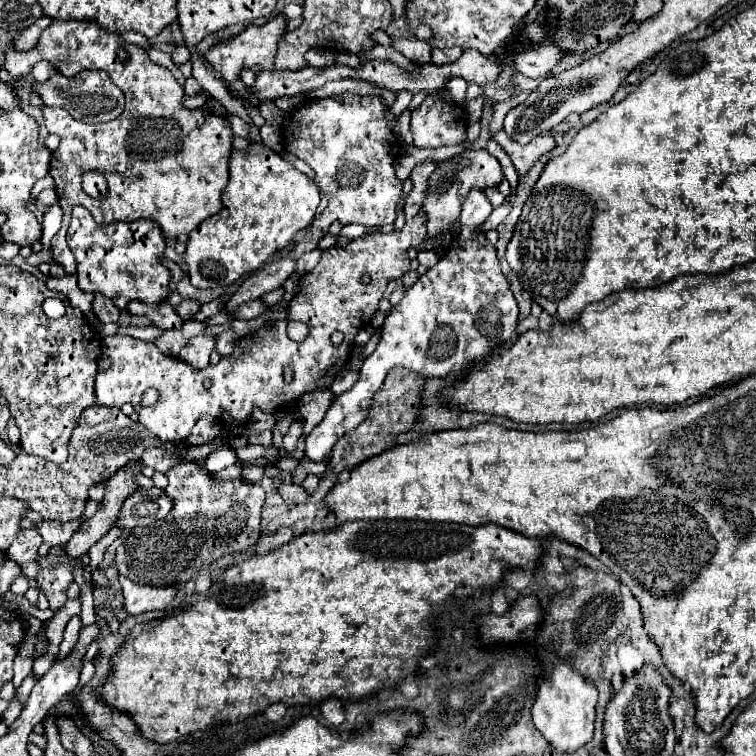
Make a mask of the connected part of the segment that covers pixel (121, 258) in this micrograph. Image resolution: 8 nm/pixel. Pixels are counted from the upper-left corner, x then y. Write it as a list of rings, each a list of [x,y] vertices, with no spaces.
[[[75,206],[71,225],[67,231],[67,245],[77,259],[79,287],[89,293],[103,293],[113,299],[119,309],[125,309],[131,299],[145,303],[161,303],[169,295],[171,273],[159,263],[165,251],[165,237],[155,221],[117,221],[115,225],[99,225],[91,213],[82,206]]]

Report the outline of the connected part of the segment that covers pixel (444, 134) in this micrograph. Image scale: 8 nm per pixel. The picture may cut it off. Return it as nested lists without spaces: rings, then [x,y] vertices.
[[[429,93],[427,99],[411,113],[411,133],[417,147],[443,147],[465,141],[467,113],[463,107],[443,101],[437,93]]]

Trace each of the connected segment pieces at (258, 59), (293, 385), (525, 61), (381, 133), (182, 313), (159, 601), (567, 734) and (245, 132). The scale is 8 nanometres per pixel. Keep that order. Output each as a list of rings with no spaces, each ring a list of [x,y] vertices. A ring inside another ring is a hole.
[[[281,13],[281,15],[273,17],[269,23],[265,23],[265,25],[249,25],[249,27],[245,27],[239,35],[235,35],[233,39],[215,45],[213,49],[209,49],[209,51],[205,53],[205,59],[207,59],[207,61],[213,65],[213,69],[217,69],[227,81],[239,79],[241,67],[249,67],[249,69],[253,69],[253,71],[273,69],[273,59],[275,59],[275,53],[277,53],[277,43],[283,39],[285,33],[287,33],[287,17]]]
[[[419,213],[413,219],[409,219],[405,223],[405,227],[401,231],[393,231],[393,233],[377,233],[377,235],[369,235],[369,237],[359,237],[353,239],[351,243],[347,243],[345,247],[331,247],[327,251],[323,251],[323,257],[319,261],[319,265],[305,273],[301,279],[301,291],[297,293],[297,297],[289,303],[287,311],[289,311],[289,319],[293,321],[303,321],[309,327],[309,335],[303,341],[291,341],[287,337],[287,319],[285,321],[275,321],[277,329],[275,331],[255,331],[247,337],[241,339],[241,347],[235,349],[231,355],[227,355],[225,359],[221,359],[217,365],[209,365],[207,369],[193,369],[191,365],[187,365],[185,361],[179,361],[177,357],[169,357],[163,355],[155,343],[149,341],[141,341],[135,337],[127,337],[127,335],[111,335],[105,337],[101,341],[101,351],[105,357],[109,357],[111,365],[107,371],[99,371],[97,379],[95,379],[95,403],[97,405],[107,405],[107,407],[121,407],[123,403],[131,403],[133,407],[137,407],[140,411],[138,421],[147,427],[155,437],[159,437],[161,441],[183,441],[183,437],[187,437],[187,433],[191,433],[193,425],[197,423],[197,419],[201,415],[211,415],[221,419],[227,425],[241,425],[245,423],[253,409],[261,409],[261,411],[275,411],[279,407],[291,407],[295,405],[295,401],[309,391],[315,389],[329,389],[331,383],[335,381],[335,375],[341,373],[341,369],[345,367],[349,353],[351,353],[351,345],[353,339],[357,335],[357,331],[369,323],[371,315],[379,309],[379,301],[383,299],[383,291],[387,287],[387,283],[391,279],[401,279],[403,273],[409,271],[409,259],[407,259],[407,249],[409,247],[417,247],[427,239],[425,233],[425,215]],[[369,275],[371,283],[363,283],[361,277]],[[341,331],[345,335],[341,345],[333,345],[331,343],[331,333]],[[285,367],[293,369],[293,381],[285,383]],[[211,379],[213,385],[207,389],[203,387],[203,381]],[[147,387],[155,387],[159,389],[160,399],[155,407],[144,407],[141,405],[141,397],[143,391]]]
[[[543,45],[543,47],[523,49],[515,53],[515,57],[511,59],[511,65],[521,75],[539,79],[539,77],[549,75],[561,57],[563,57],[563,51],[557,45]]]
[[[343,93],[327,99],[315,99],[303,103],[287,117],[283,129],[285,149],[303,159],[315,171],[315,183],[327,193],[327,209],[315,217],[309,231],[303,231],[301,243],[307,251],[317,247],[317,241],[327,231],[329,223],[341,221],[341,225],[367,225],[381,227],[395,223],[397,205],[405,203],[401,181],[395,175],[395,159],[401,151],[399,139],[387,127],[383,117],[385,103],[377,95]]]
[[[185,299],[179,307],[177,307],[177,313],[179,313],[179,317],[185,321],[187,317],[191,317],[191,315],[195,315],[197,311],[199,311],[199,303],[197,301],[193,301],[193,299]]]
[[[119,575],[125,611],[129,615],[139,615],[145,611],[161,611],[171,605],[177,595],[177,587],[139,587],[131,579]]]
[[[539,651],[541,664],[545,665],[547,681],[539,683],[539,693],[533,703],[533,721],[541,735],[557,749],[557,753],[573,753],[593,739],[597,689],[585,677],[571,669],[569,663],[559,663],[549,651]]]
[[[229,115],[227,119],[229,119],[229,123],[231,123],[231,127],[233,127],[233,133],[235,133],[235,135],[245,137],[245,139],[249,137],[249,129],[251,129],[251,125],[249,125],[245,119],[235,117],[235,115]]]

